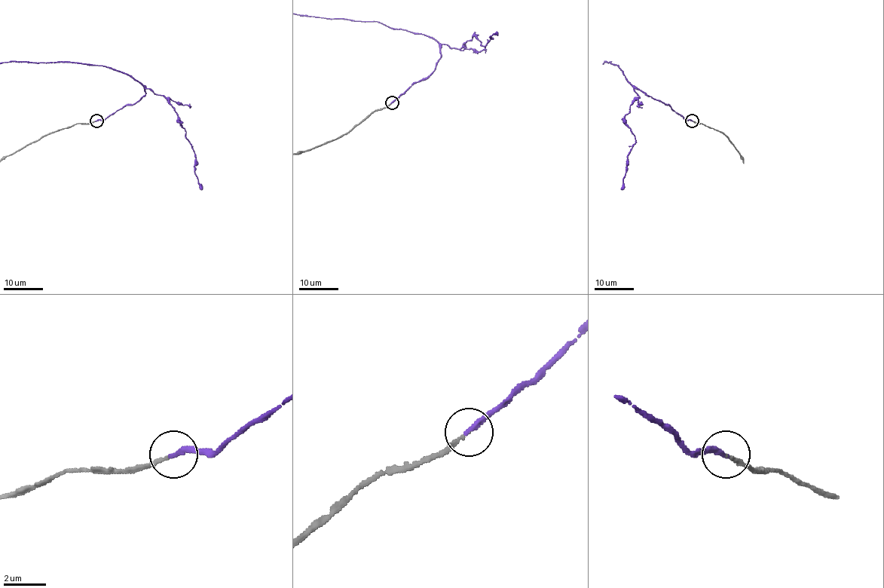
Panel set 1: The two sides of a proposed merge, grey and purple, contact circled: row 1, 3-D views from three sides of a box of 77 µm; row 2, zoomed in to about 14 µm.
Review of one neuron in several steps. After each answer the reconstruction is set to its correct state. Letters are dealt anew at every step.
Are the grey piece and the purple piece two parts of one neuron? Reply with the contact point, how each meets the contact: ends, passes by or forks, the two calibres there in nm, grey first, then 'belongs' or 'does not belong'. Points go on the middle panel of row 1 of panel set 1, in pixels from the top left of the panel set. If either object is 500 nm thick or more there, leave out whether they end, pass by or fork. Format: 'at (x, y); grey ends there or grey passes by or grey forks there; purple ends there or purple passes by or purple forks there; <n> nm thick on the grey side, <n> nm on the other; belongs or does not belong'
at (392, 102); grey ends there; purple ends there; 130 nm thick on the grey side, 240 nm on the other; belongs

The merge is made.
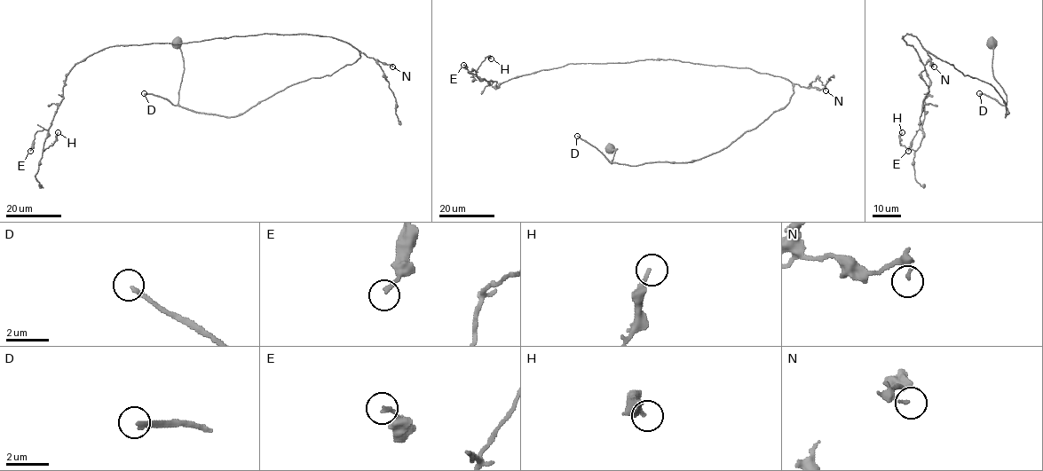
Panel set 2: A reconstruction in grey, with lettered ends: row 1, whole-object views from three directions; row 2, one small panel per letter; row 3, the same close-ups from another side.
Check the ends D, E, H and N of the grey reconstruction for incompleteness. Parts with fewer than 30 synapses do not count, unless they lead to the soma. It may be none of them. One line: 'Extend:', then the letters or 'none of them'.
Extend: D

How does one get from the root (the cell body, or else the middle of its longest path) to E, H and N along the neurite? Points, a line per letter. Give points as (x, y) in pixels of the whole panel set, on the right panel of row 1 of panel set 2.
E: (992, 42), (1005, 116), (990, 83), (903, 35), (929, 79), (922, 129), (908, 151)
H: (992, 42), (1005, 116), (990, 83), (903, 35), (929, 86), (920, 145), (902, 145), (902, 132)
N: (992, 42), (993, 77), (1006, 95), (1009, 113), (1005, 116), (1005, 102), (990, 83), (928, 53), (934, 66)

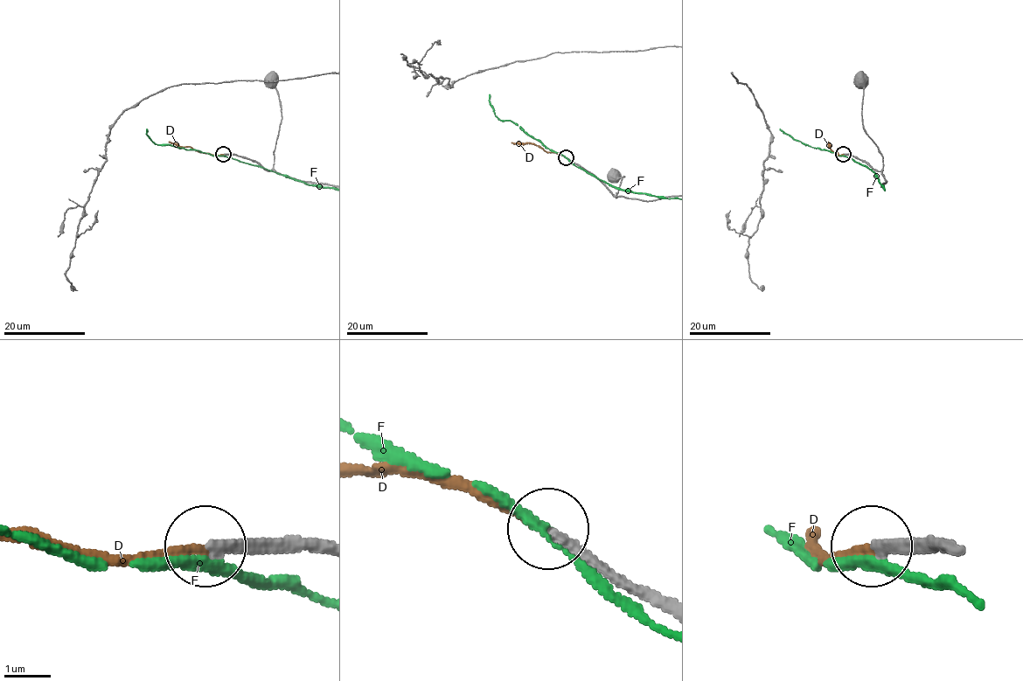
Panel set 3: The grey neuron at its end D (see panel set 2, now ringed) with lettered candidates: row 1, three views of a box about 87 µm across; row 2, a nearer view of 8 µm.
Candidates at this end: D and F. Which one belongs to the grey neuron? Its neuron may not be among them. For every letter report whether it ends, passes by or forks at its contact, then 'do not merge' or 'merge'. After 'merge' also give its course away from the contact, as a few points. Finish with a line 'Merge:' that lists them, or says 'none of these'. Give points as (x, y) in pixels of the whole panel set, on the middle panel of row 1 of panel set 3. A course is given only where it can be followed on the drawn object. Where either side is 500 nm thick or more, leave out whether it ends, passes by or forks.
D: it ends; merge
F: it passes by; do not merge
Merge: D

